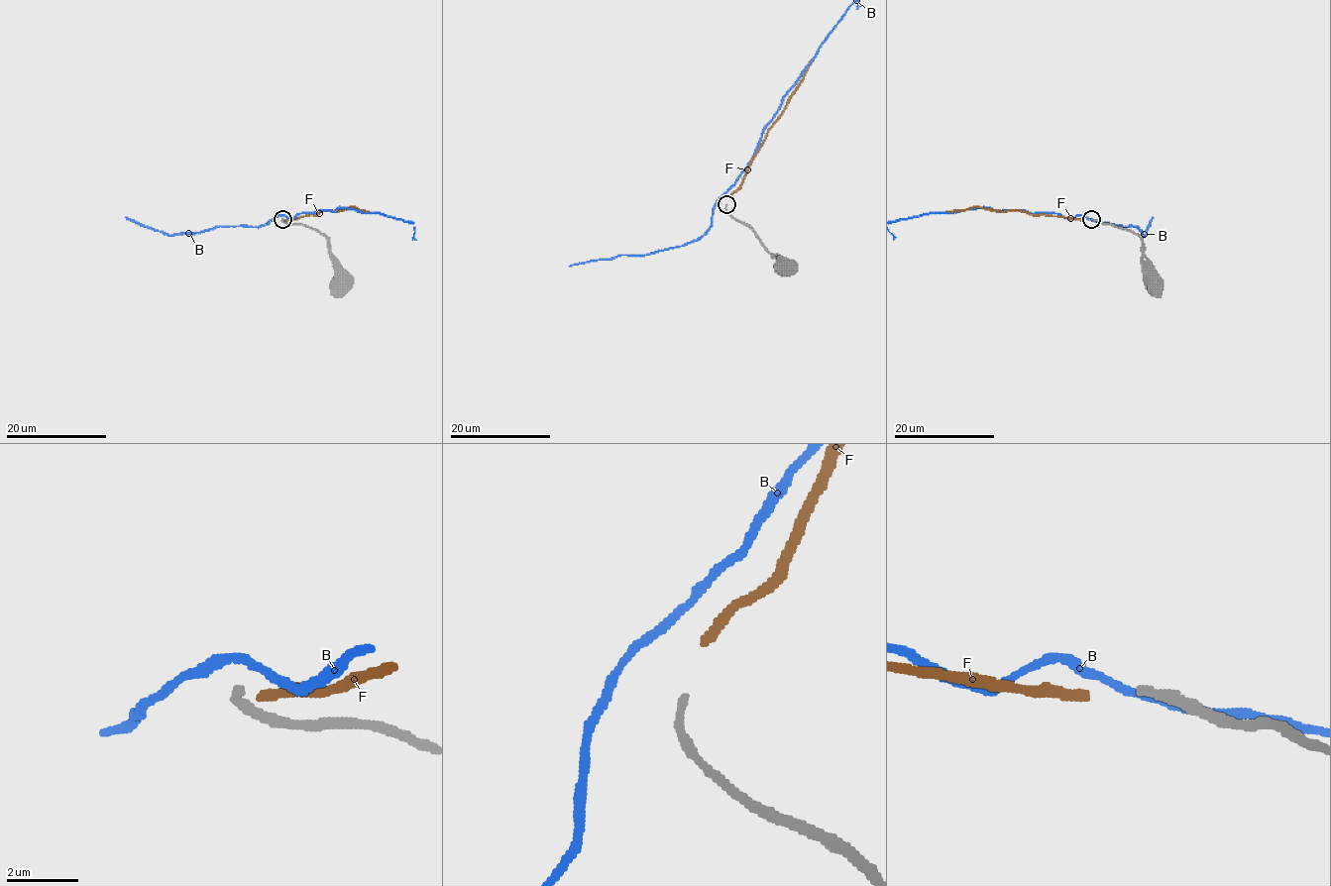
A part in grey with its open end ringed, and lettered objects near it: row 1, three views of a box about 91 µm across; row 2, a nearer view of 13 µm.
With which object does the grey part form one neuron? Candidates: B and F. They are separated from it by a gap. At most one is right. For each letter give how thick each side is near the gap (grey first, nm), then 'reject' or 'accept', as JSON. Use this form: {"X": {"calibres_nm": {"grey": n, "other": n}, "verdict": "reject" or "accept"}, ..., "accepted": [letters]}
{"B": {"calibres_nm": {"grey": 240, "other": 260}, "verdict": "reject"}, "F": {"calibres_nm": {"grey": 240, "other": 240}, "verdict": "accept"}, "accepted": ["F"]}

